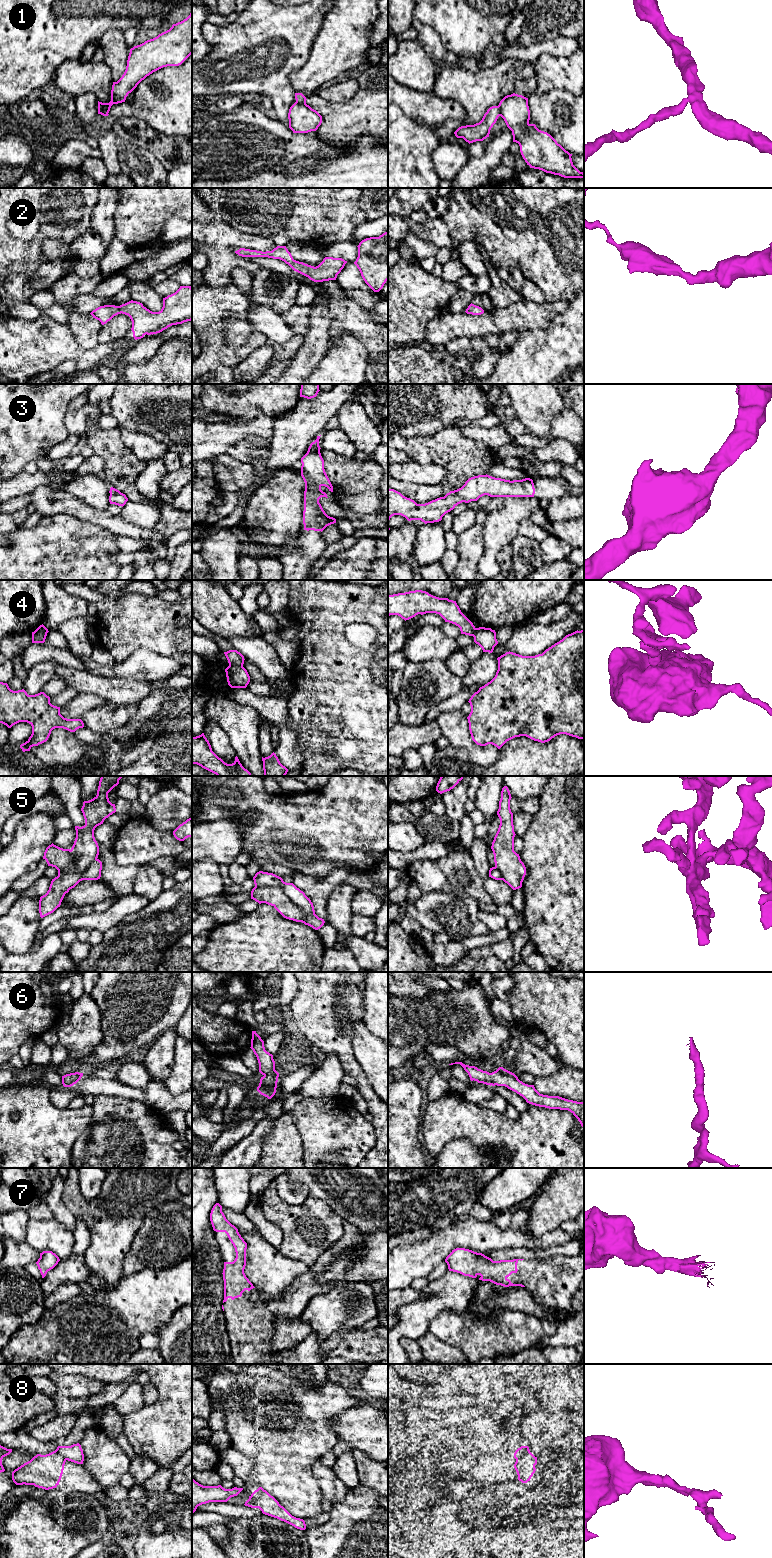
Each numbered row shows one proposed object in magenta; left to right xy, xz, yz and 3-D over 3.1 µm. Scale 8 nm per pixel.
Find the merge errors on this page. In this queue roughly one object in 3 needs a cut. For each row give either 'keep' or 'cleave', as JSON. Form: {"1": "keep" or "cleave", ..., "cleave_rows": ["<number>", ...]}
{"1": "cleave", "2": "keep", "3": "keep", "4": "cleave", "5": "cleave", "6": "keep", "7": "keep", "8": "cleave", "cleave_rows": ["1", "4", "5", "8"]}

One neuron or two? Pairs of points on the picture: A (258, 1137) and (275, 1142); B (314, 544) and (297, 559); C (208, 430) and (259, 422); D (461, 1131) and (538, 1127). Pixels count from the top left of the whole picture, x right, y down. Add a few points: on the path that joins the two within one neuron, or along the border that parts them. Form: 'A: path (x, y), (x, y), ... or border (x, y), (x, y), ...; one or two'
A: border (276, 1118), (270, 1133), (263, 1143), (260, 1157); two
B: path (309, 549), (302, 558); one
C: path (221, 430), (246, 429); one
D: path (480, 1130), (519, 1130); one

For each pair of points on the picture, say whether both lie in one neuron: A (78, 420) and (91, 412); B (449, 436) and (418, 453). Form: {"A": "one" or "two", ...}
{"A": "one", "B": "one"}

